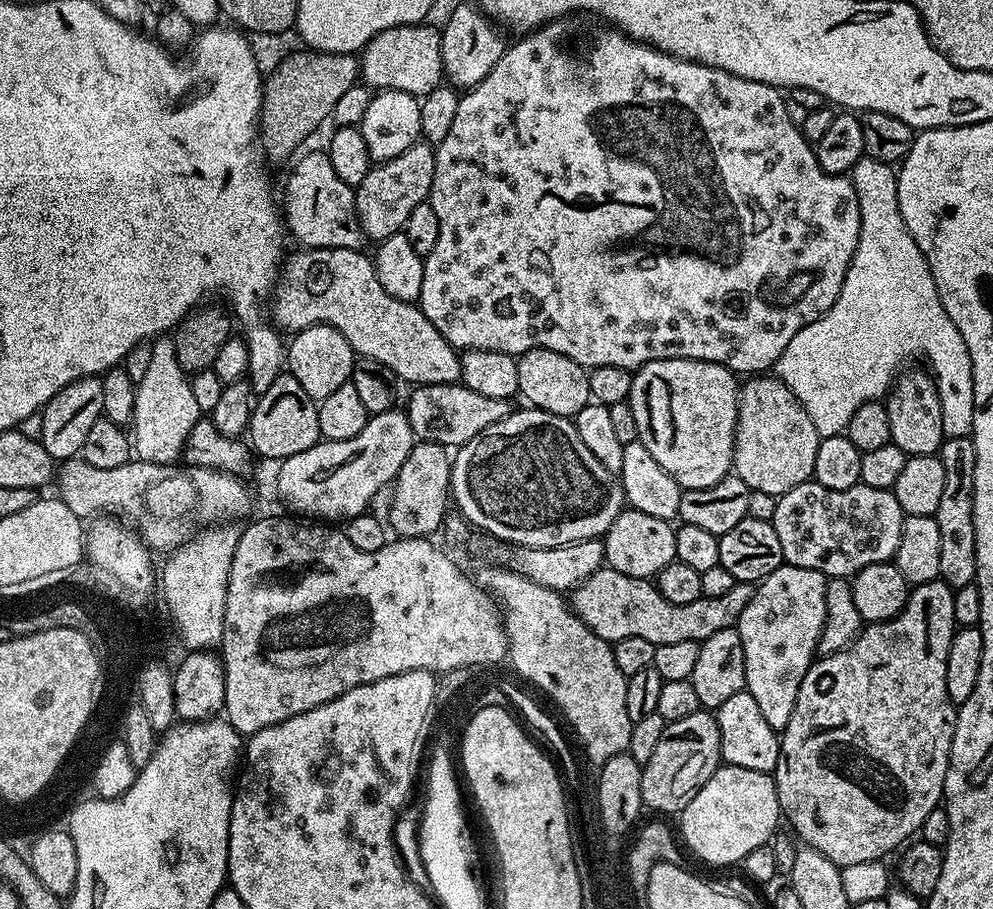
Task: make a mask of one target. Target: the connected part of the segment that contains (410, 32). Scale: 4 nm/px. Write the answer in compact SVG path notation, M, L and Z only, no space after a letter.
M428 22L403 24L378 33L359 53L359 79L372 90L393 88L417 98L426 97L441 87L444 67L440 28L436 26L431 28L430 25Z

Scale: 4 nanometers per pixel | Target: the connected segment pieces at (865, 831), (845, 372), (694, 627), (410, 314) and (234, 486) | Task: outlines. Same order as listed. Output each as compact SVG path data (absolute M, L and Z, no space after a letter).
M942 579L922 582L909 591L906 606L898 615L877 624L861 627L860 635L856 637L851 648L846 648L838 654L819 657L808 668L806 678L802 678L802 686L798 686L794 714L790 714L790 722L779 733L780 753L774 779L780 811L783 819L792 823L793 830L791 831L797 837L800 835L804 839L801 841L807 847L826 854L830 862L840 865L841 868L854 866L854 862L870 862L888 858L892 851L895 853L919 833L922 822L926 822L926 818L930 815L930 810L941 807L946 770L950 762L950 746L954 742L957 709L950 694L946 694L946 654L950 654L950 642L957 627L954 618L954 589Z
M866 155L853 166L850 179L860 207L860 237L854 258L846 270L846 278L834 306L830 306L822 318L810 322L810 326L802 326L802 330L790 338L790 346L782 350L774 369L790 394L798 398L802 410L810 414L810 422L814 422L814 430L821 438L841 435L847 429L850 418L854 418L854 410L858 410L858 406L885 395L884 371L888 364L900 364L915 356L921 356L929 364L930 375L936 382L945 437L972 435L974 370L970 350L966 350L966 342L962 342L958 326L950 322L950 314L946 314L946 306L942 306L942 298L938 298L930 266L922 250L918 250L918 242L914 242L914 238L910 238L910 230L906 230L906 222L898 210L896 174L897 169L893 165Z
M605 566L575 588L570 596L570 607L598 638L609 642L622 638L646 638L646 642L655 645L701 641L710 638L710 634L718 634L718 630L736 625L742 610L746 610L746 602L750 602L752 590L753 585L737 582L730 586L727 594L718 594L718 598L699 596L694 602L678 606L678 602L662 598L651 579L630 578L630 574L618 574L618 570Z
M309 248L300 250L297 256L289 255L283 261L270 297L271 323L285 333L288 331L288 334L298 333L315 324L329 324L337 328L346 342L350 342L357 357L390 366L397 381L409 380L412 386L457 383L461 379L461 353L450 342L446 342L442 334L438 334L430 318L426 318L419 306L390 298L390 294L382 290L373 257L366 253L359 248Z
M73 458L63 461L54 476L55 487L60 487L58 499L66 506L70 506L70 510L74 510L76 516L96 518L101 514L107 514L109 517L119 518L135 529L149 549L157 553L164 552L163 554L182 547L198 530L221 522L240 522L252 508L252 496L244 483L241 477L231 476L229 472L181 466L176 462L155 464L137 458L122 466L114 466L114 470L98 470L98 466L90 466L90 462L83 458Z

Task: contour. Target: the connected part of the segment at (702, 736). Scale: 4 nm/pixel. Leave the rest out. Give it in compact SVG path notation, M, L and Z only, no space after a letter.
M701 710L687 718L678 718L678 722L665 723L662 738L658 738L658 747L650 754L650 762L640 769L642 774L642 805L656 812L679 814L694 798L694 794L721 767L720 731L715 715L711 711Z

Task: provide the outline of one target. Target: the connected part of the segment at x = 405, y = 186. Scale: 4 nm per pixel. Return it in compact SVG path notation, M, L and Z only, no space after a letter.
M418 142L414 146L410 146L410 150L402 150L402 154L398 154L398 158L373 163L372 169L366 174L366 178L362 178L362 182L355 185L356 213L360 219L360 228L369 241L379 242L390 238L395 232L405 231L410 213L414 211L414 206L427 201L434 182L435 165L435 147L427 142Z

